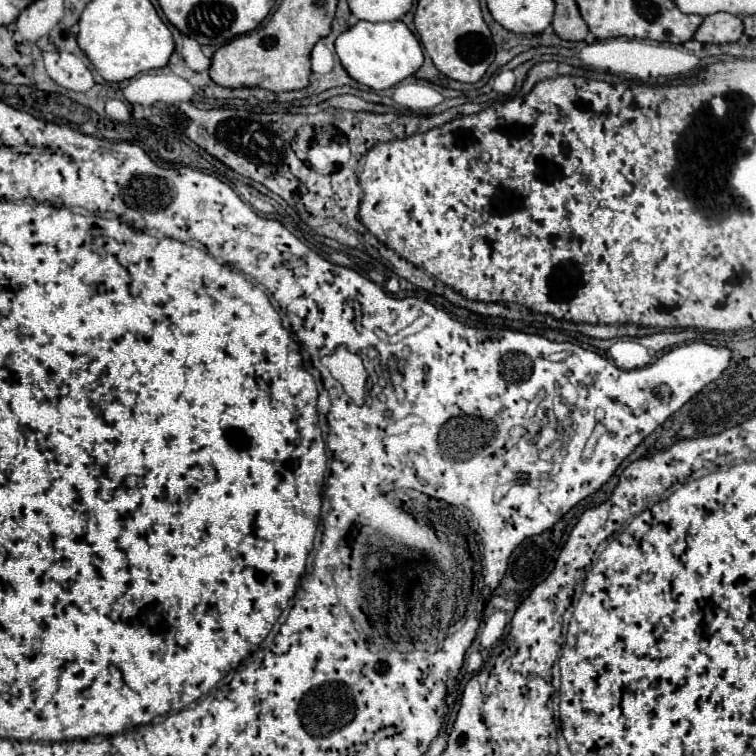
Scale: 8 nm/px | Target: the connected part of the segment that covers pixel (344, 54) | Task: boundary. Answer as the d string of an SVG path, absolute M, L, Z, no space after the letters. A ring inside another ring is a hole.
M358 21L354 27L344 31L336 39L336 53L352 79L374 91L394 87L396 83L414 75L424 63L424 53L418 39L402 21L390 23Z

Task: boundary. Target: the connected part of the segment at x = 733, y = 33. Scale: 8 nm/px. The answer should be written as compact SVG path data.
M714 13L704 17L694 39L700 43L732 43L738 41L744 33L740 17L730 13Z

